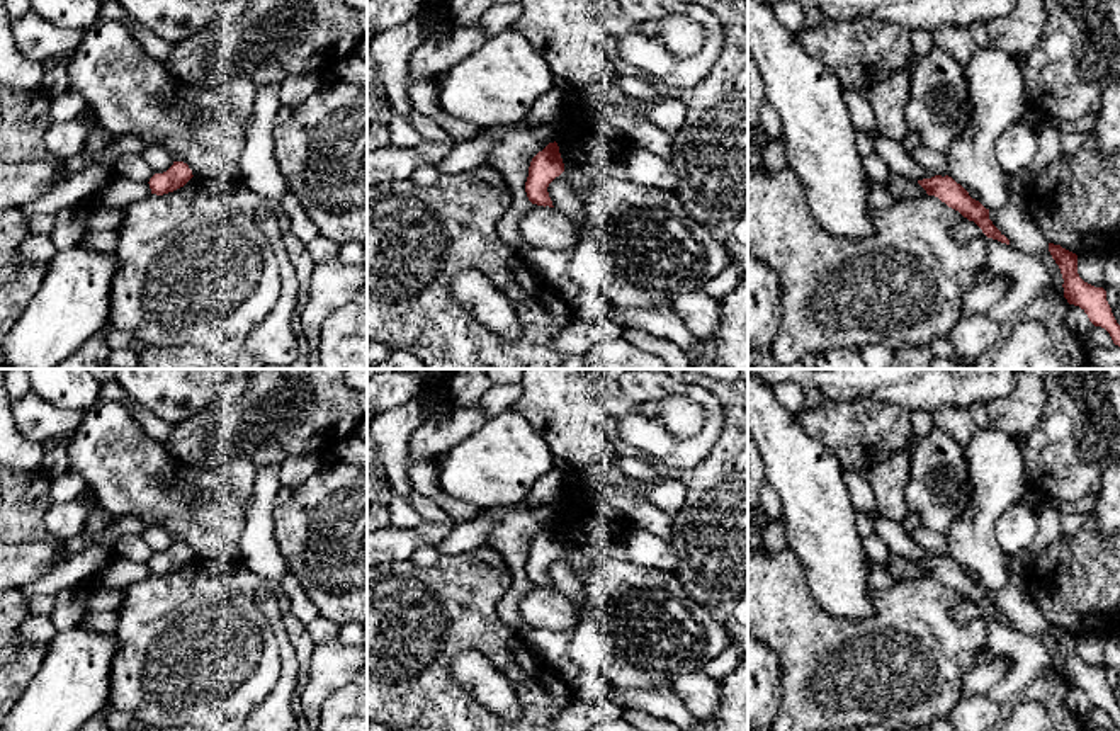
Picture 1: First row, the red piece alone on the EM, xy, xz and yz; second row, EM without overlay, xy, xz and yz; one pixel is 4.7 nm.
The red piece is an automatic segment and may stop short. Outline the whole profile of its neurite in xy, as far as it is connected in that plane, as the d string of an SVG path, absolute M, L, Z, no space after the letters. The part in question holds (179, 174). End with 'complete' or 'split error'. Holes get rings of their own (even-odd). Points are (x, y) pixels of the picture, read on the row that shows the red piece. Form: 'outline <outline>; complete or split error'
outline M173 162L173 165L167 172L155 173L148 184L151 194L163 196L184 187L192 177L192 170L187 163Z; complete

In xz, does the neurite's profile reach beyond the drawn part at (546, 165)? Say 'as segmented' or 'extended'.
as segmented

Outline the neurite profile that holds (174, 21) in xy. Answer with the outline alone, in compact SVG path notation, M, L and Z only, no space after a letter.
M117 0L126 14L156 36L180 42L216 20L235 22L250 0Z

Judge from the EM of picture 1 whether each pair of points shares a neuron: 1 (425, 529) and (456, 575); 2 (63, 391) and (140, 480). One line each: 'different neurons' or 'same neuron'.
1: different neurons
2: different neurons

